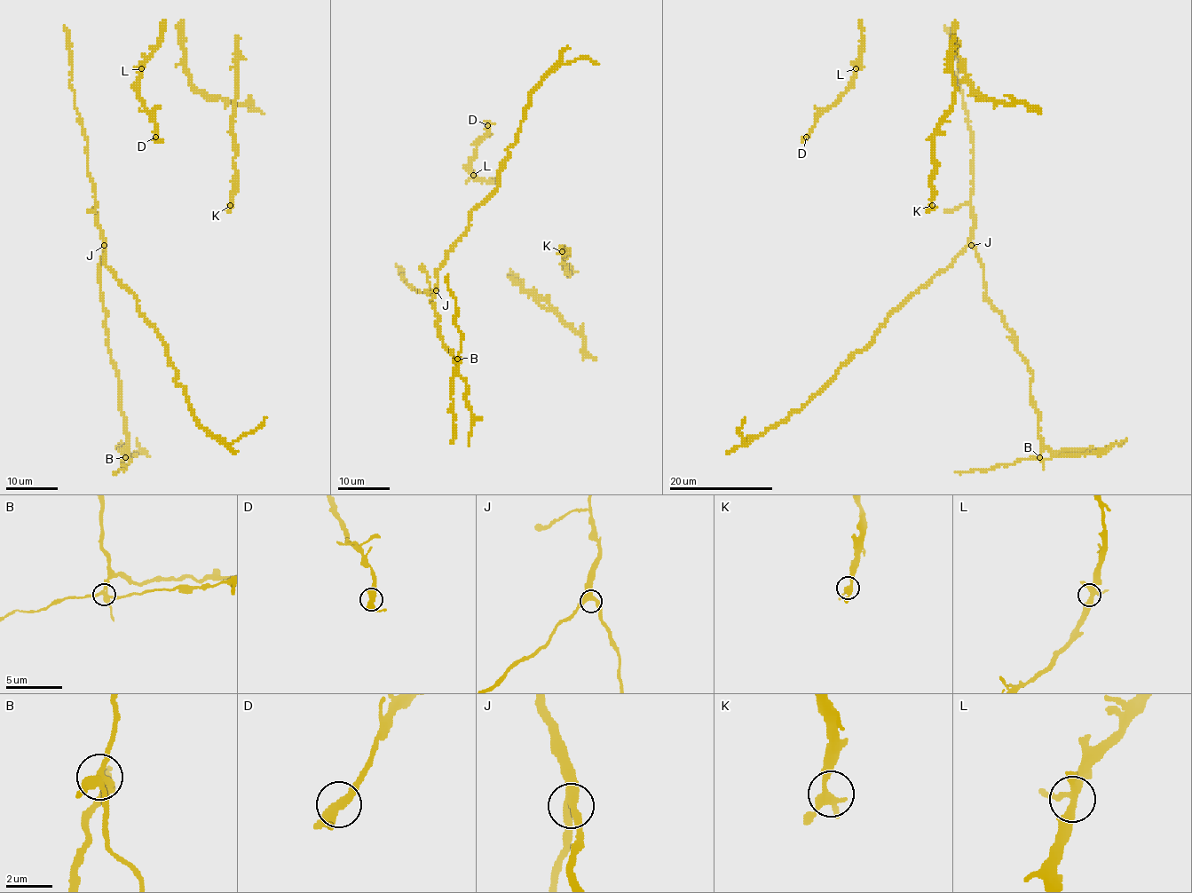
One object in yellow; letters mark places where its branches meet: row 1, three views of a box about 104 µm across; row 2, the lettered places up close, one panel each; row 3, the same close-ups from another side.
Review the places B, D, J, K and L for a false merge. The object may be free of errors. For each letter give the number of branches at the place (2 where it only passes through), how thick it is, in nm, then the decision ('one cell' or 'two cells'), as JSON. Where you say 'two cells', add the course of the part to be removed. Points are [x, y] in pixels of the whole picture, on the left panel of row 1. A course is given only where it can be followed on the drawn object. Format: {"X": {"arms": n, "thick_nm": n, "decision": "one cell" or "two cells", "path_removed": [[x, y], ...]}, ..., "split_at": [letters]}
{"B": {"arms": 4, "thick_nm": 320, "decision": "two cells", "path_removed": [[126, 457], [140, 451], [138, 438]]}, "D": {"arms": 3, "thick_nm": 360, "decision": "one cell"}, "J": {"arms": 3, "thick_nm": 360, "decision": "one cell"}, "K": {"arms": 3, "thick_nm": 320, "decision": "one cell"}, "L": {"arms": 4, "thick_nm": 340, "decision": "one cell"}, "split_at": ["B"]}

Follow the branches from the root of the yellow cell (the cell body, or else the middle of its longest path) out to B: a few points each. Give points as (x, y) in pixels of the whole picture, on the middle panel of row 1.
B: (430, 293), (434, 290), (430, 304), (438, 316), (439, 337), (458, 359)

